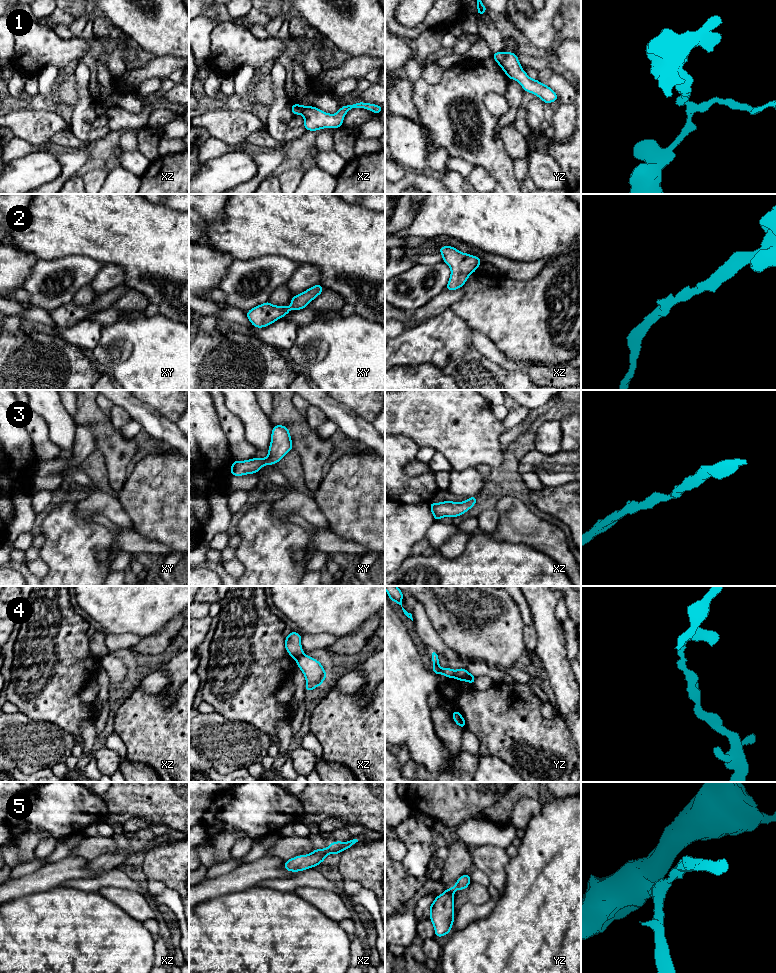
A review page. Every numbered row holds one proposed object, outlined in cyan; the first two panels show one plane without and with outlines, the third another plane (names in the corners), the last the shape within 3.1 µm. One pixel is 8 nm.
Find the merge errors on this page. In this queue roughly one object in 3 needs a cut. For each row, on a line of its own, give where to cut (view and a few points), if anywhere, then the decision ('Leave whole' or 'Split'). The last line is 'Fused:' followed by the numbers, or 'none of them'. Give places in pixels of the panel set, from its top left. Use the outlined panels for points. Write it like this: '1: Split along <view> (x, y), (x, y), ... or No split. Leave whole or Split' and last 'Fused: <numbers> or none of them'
1: Split along xz (308, 107), (301, 113). Split
2: No split. Leave whole
3: No split. Leave whole
4: Split along xz (303, 653), (295, 659). Split
5: No split. Leave whole
Fused: 1, 4

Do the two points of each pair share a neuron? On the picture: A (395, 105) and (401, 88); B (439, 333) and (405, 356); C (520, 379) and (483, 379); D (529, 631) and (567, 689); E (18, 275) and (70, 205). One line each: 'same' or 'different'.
A: same
B: same
C: same
D: different
E: different

